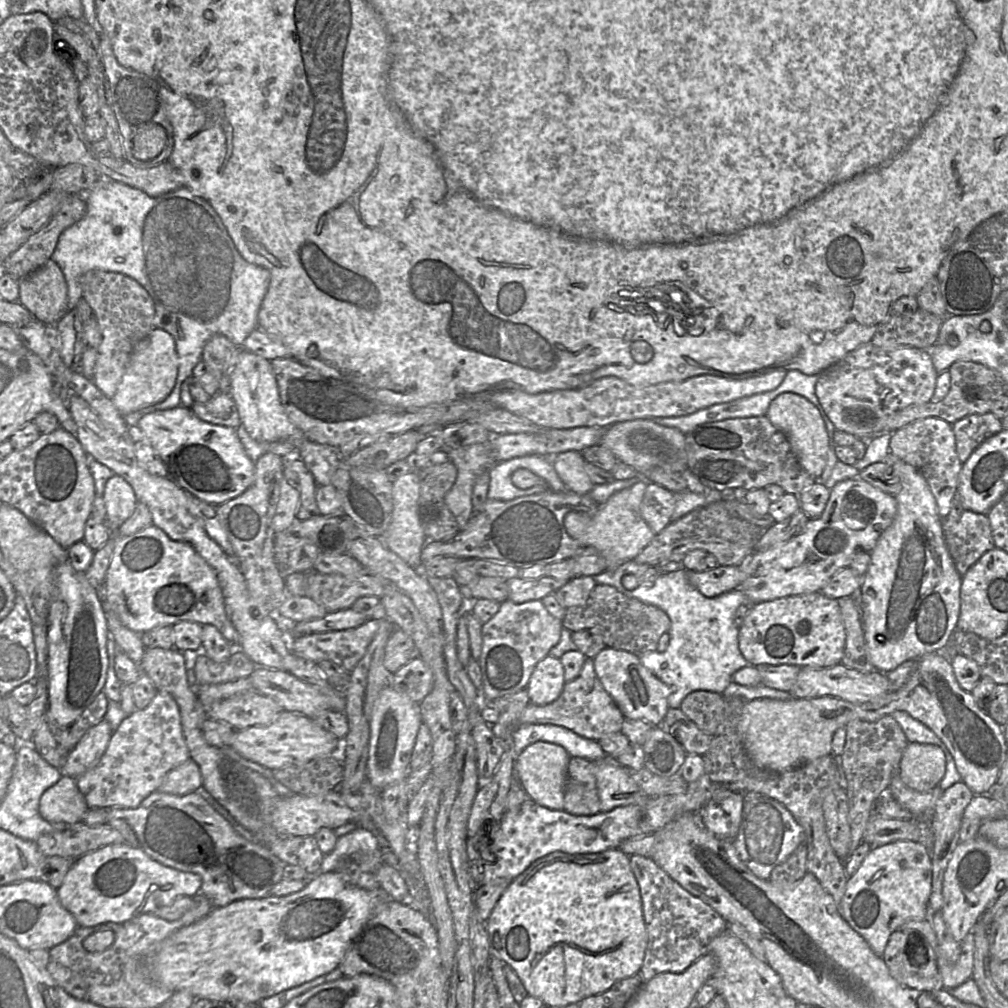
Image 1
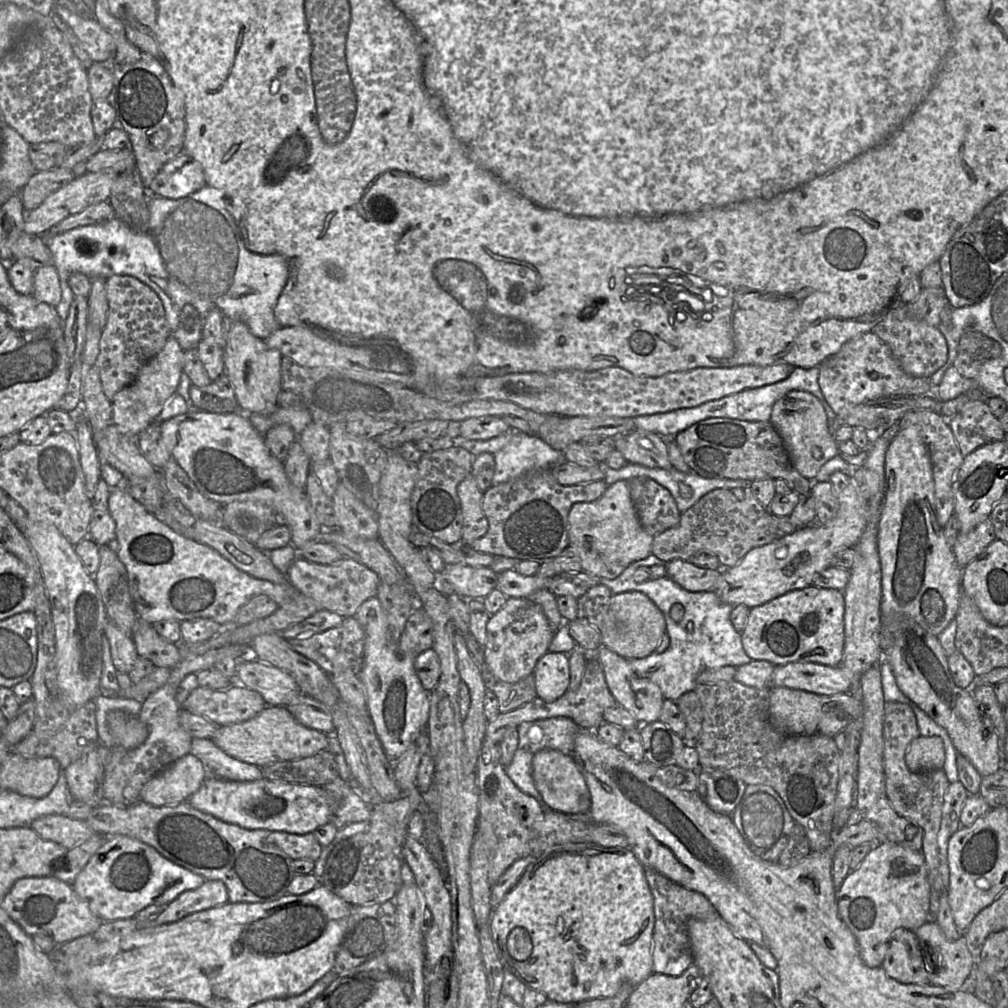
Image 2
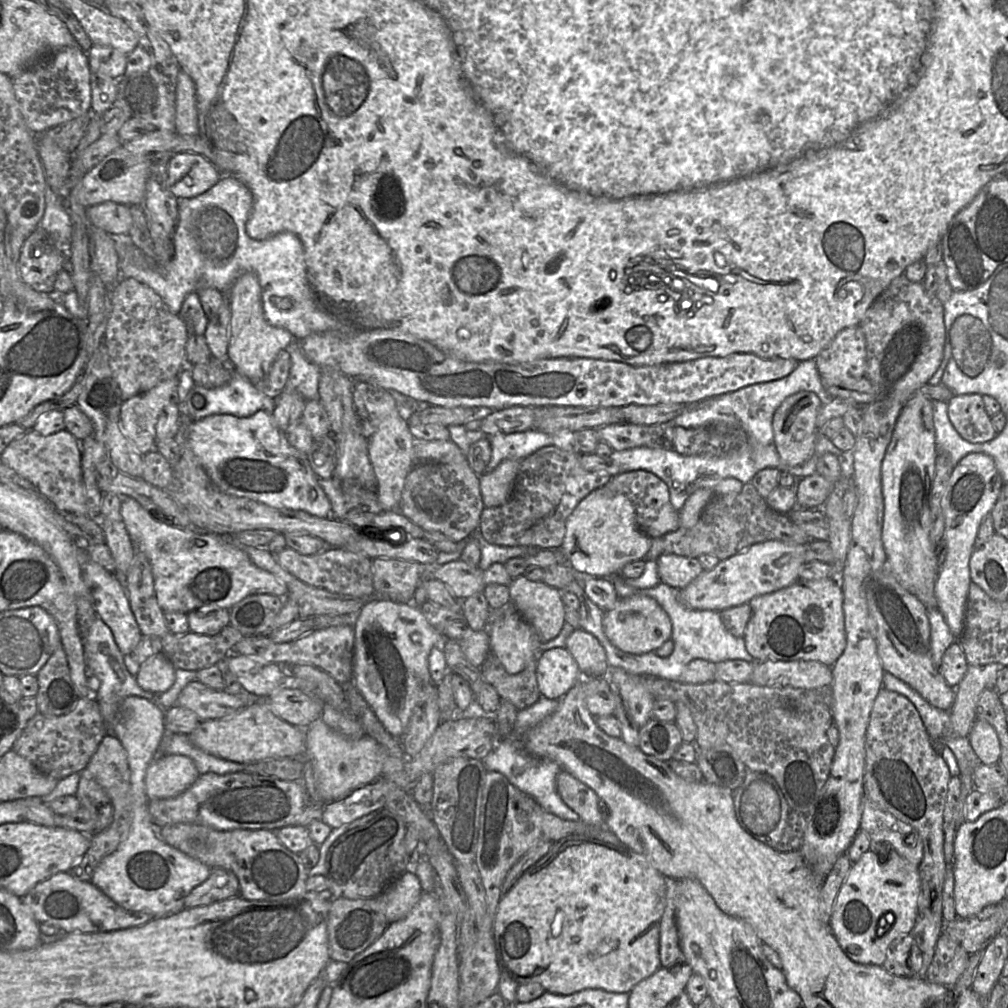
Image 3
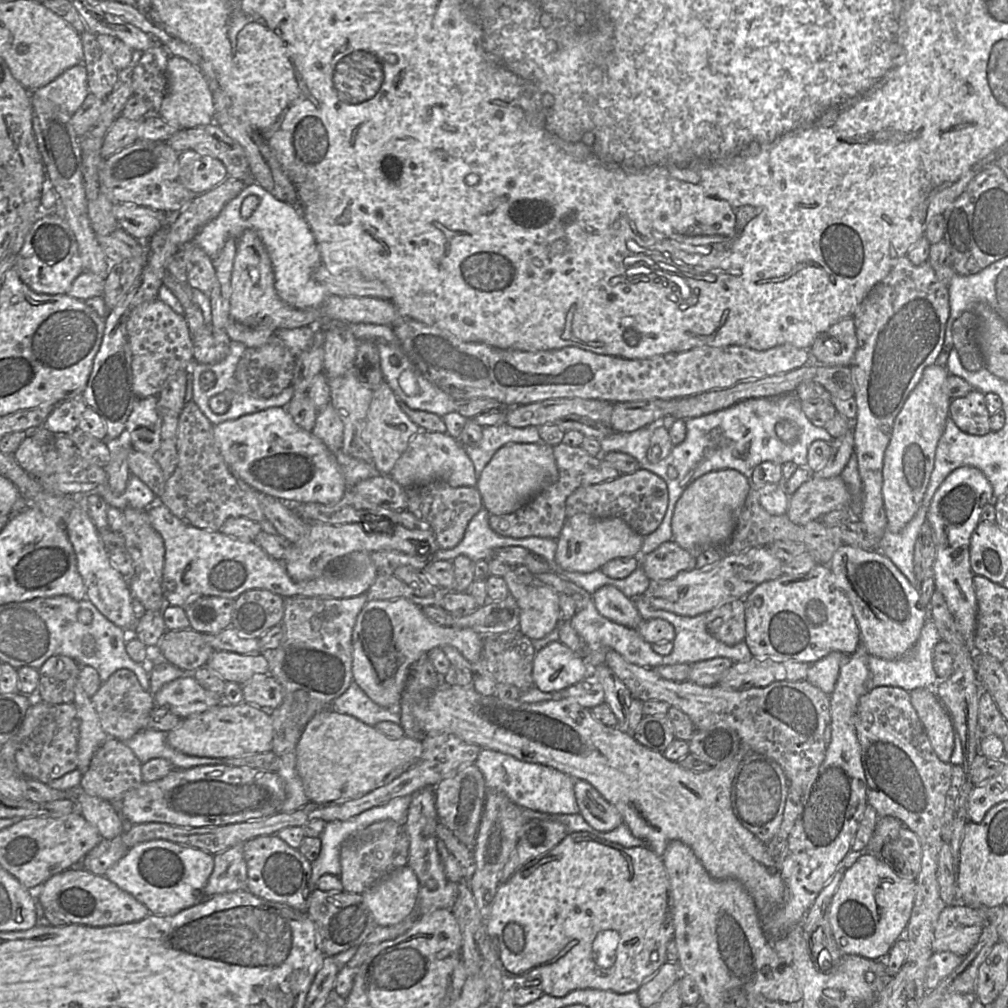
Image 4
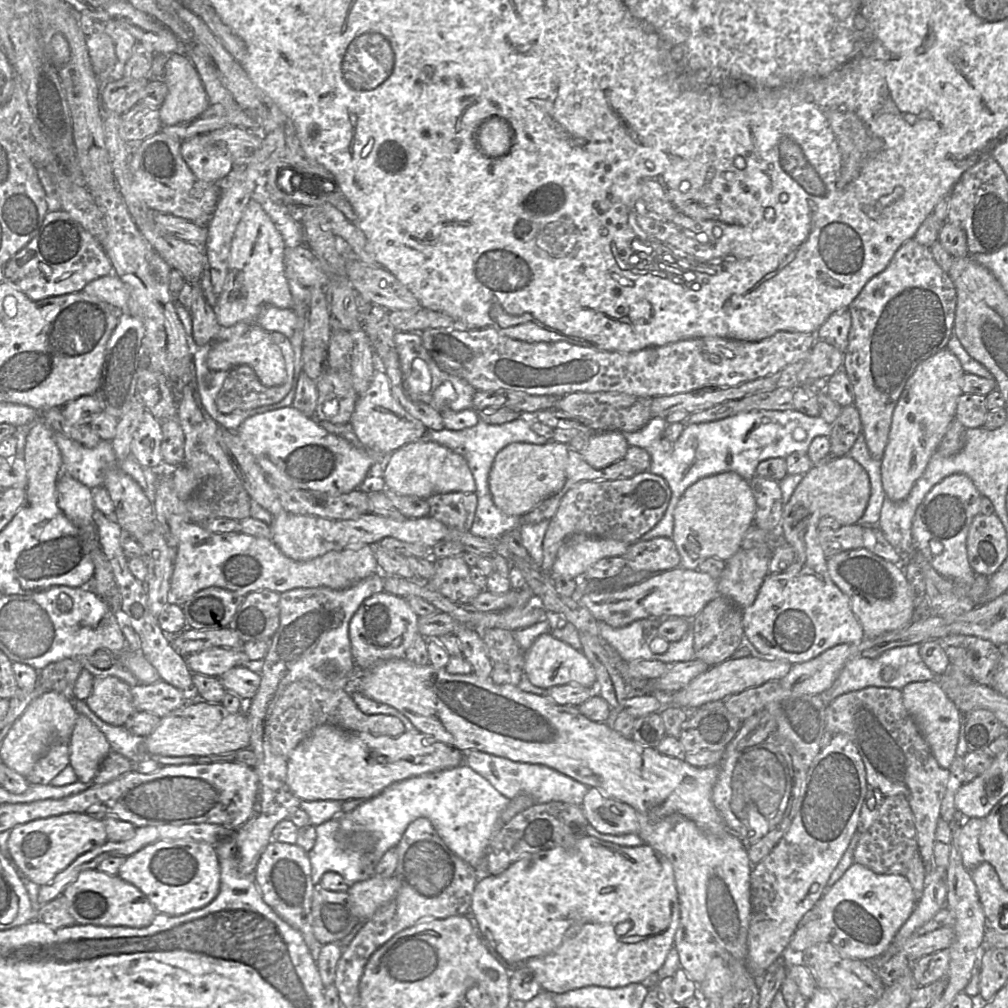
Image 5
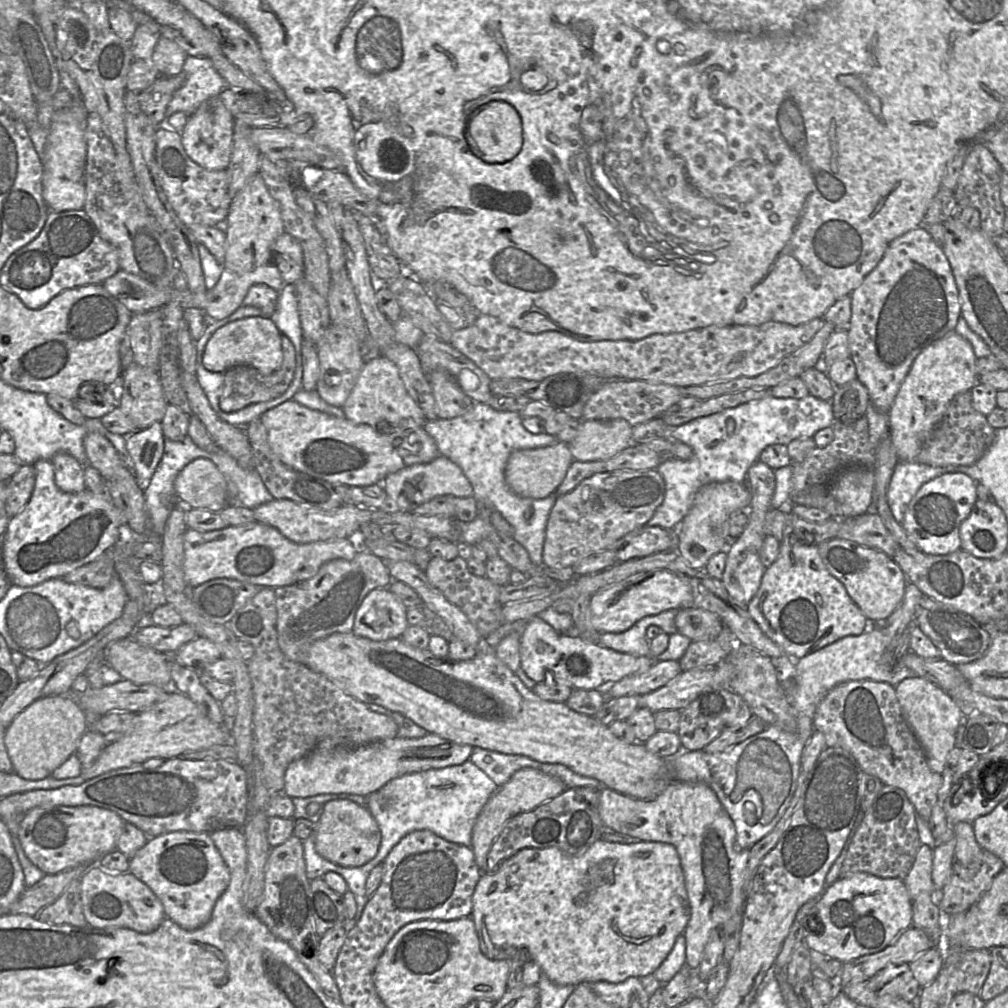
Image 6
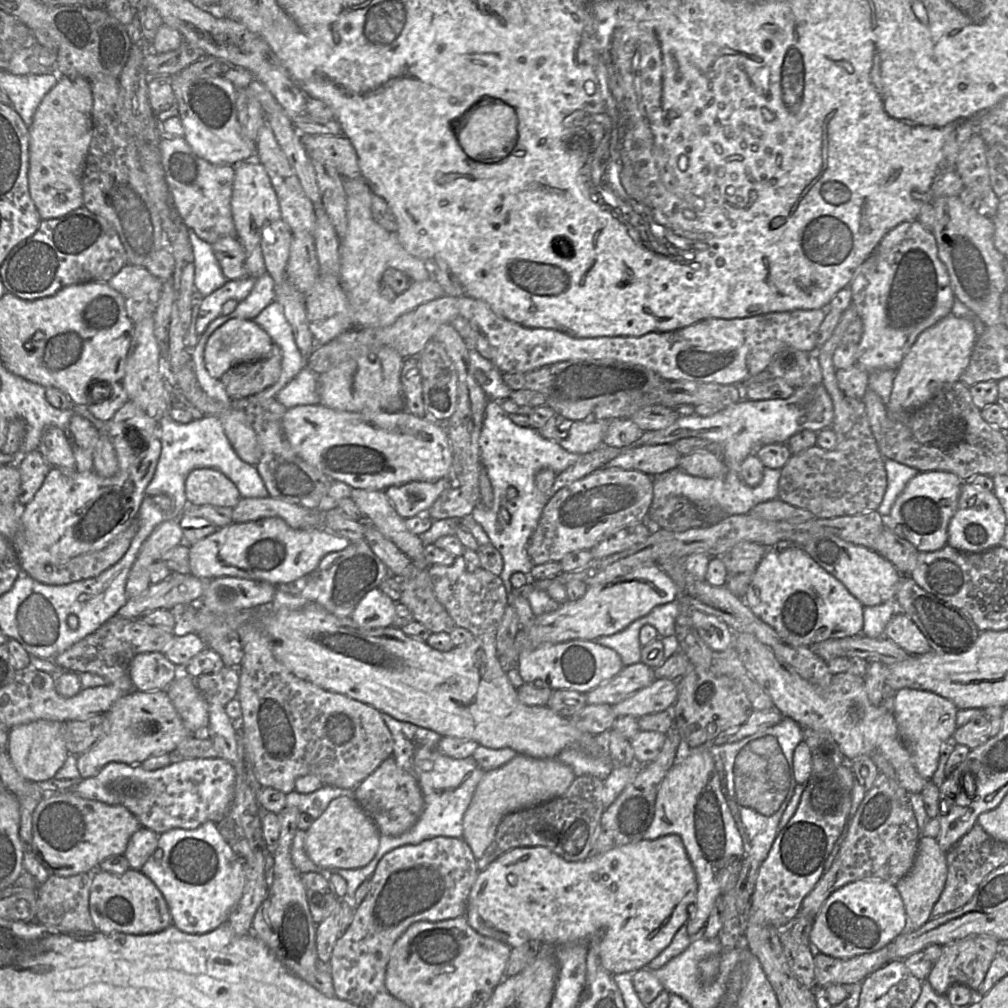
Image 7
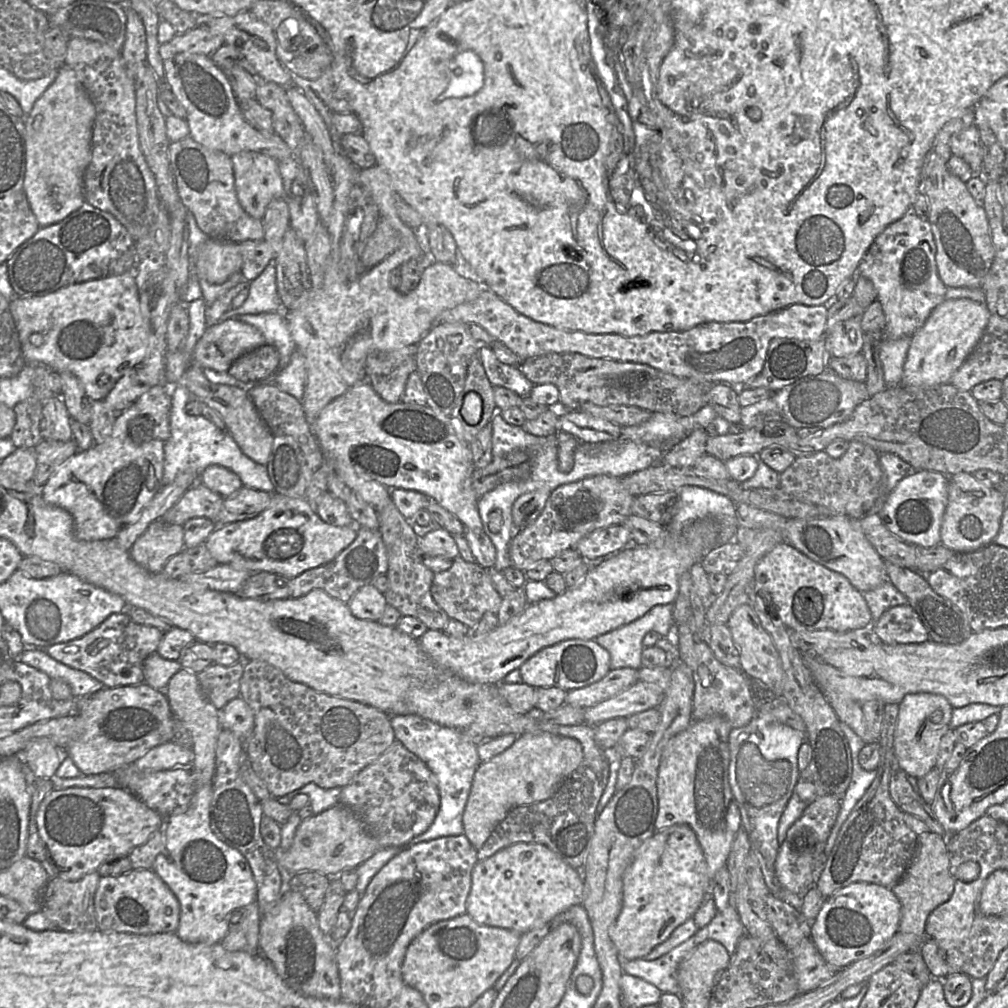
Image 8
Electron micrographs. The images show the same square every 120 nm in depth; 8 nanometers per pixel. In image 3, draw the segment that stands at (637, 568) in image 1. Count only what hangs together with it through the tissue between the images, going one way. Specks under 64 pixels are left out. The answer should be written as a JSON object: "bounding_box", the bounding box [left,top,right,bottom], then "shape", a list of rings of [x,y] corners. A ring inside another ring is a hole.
{"bounding_box":[563,575,757,681],"shape":[[[621,575],[615,576],[612,584],[619,598],[634,594],[642,594],[655,599],[666,611],[672,623],[671,639],[674,643],[673,652],[668,657],[660,657],[654,651],[641,655],[624,652],[614,646],[607,638],[603,629],[605,612],[592,602],[586,595],[583,584],[577,581],[570,582],[563,591],[574,593],[580,602],[580,628],[592,634],[600,642],[606,652],[609,667],[619,667],[630,675],[651,675],[672,681],[679,681],[687,664],[694,659],[703,659],[712,663],[724,660],[740,659],[747,662],[757,662],[746,650],[743,637],[736,637],[724,627],[720,613],[714,610],[695,610],[684,605],[679,599],[680,589],[660,582],[652,588],[638,589],[625,583]]]}

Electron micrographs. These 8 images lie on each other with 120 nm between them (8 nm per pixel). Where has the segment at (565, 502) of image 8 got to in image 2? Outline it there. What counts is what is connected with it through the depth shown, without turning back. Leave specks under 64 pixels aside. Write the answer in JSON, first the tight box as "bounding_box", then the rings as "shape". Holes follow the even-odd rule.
{"bounding_box":[627,476,681,536],"shape":[[[646,476],[627,481],[637,517],[649,534],[656,536],[679,523],[681,513],[668,489]]]}

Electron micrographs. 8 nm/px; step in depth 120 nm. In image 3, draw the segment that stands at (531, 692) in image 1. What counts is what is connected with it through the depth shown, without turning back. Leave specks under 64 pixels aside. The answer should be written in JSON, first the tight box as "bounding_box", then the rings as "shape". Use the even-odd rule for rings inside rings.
{"bounding_box":[536,648,580,699],"shape":[[[553,648],[538,656],[536,680],[542,697],[561,699],[580,677],[580,669],[566,648]]]}

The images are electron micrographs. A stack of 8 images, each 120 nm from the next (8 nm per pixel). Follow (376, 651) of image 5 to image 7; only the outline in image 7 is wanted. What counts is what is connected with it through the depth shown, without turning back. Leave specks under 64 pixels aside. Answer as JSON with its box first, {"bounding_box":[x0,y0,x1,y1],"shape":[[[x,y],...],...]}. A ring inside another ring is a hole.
{"bounding_box":[351,588,396,628],"shape":[[[378,588],[367,592],[354,609],[351,618],[361,628],[392,626],[396,603]]]}

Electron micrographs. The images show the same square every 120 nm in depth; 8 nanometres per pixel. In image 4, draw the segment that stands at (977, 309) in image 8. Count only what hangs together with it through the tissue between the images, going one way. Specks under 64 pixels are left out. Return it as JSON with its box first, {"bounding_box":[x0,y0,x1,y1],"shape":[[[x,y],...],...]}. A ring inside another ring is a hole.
{"bounding_box":[882,363,951,533],"shape":[[[937,363],[927,366],[894,420],[882,471],[886,529],[892,533],[899,532],[913,518],[922,503],[933,470],[936,448],[949,416],[951,399],[942,390],[949,375],[945,366]]]}

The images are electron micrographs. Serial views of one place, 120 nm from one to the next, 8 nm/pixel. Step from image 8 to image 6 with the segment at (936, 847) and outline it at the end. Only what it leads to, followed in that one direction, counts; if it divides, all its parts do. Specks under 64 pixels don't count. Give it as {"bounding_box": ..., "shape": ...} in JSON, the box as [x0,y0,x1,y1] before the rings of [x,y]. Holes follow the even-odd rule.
{"bounding_box":[904,844,936,899],"shape":[[[921,844],[914,863],[904,878],[905,886],[911,899],[921,893],[928,893],[936,899],[936,889],[932,880],[933,849]]]}

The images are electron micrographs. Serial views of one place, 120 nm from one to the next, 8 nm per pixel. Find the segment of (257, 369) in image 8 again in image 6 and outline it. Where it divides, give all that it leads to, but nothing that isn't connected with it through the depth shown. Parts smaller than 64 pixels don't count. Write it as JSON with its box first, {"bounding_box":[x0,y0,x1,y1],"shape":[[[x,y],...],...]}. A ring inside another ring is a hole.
{"bounding_box":[220,334,296,413],"shape":[[[281,334],[283,362],[280,368],[270,375],[263,375],[252,366],[235,366],[224,372],[224,381],[220,393],[220,408],[231,413],[248,405],[269,401],[282,395],[291,384],[296,367],[295,349],[287,336]]]}

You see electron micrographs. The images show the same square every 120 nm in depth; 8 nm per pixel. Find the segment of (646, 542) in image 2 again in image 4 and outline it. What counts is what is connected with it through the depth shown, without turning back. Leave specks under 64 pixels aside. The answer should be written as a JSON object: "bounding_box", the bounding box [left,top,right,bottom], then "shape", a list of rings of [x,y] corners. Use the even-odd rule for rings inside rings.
{"bounding_box":[555,513,643,573],"shape":[[[578,513],[565,521],[556,540],[555,559],[566,571],[588,573],[600,569],[615,558],[639,557],[643,538],[621,518],[597,518],[586,513]]]}

